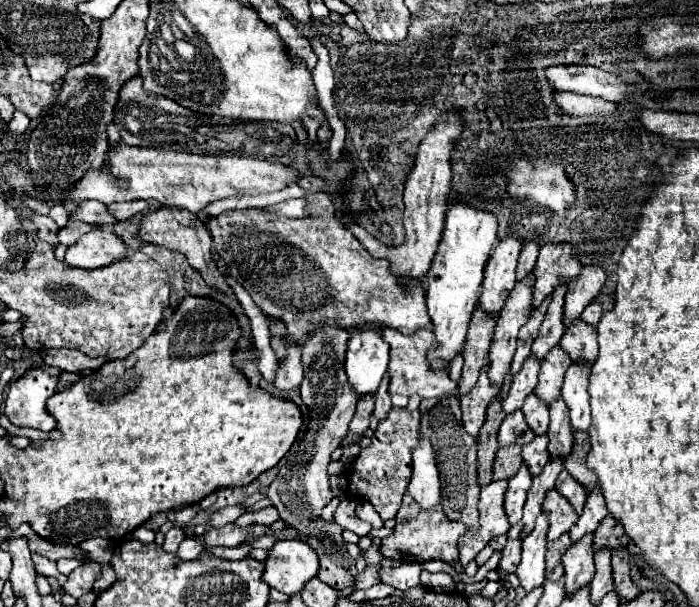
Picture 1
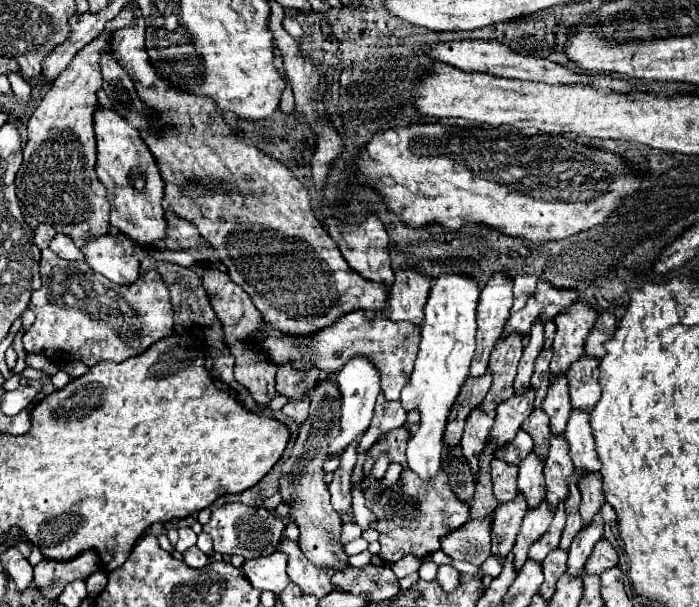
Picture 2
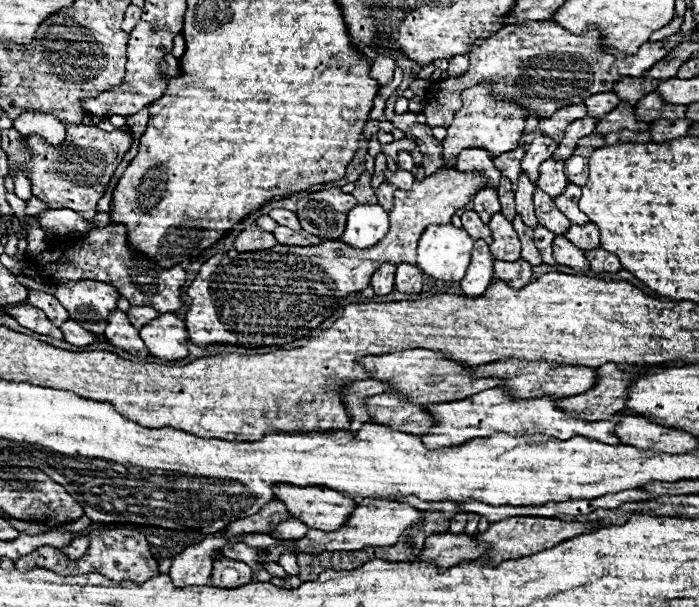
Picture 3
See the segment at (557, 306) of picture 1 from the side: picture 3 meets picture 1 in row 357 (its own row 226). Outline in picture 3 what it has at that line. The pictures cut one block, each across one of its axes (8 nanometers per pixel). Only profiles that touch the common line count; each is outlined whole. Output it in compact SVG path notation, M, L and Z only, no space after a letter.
M538 224L534 228L534 242L536 242L536 246L538 246L538 250L540 250L542 258L544 258L544 264L550 264L550 266L556 264L556 260L552 256L552 248L550 248L552 240L554 240L554 234L548 228L544 228L542 224Z

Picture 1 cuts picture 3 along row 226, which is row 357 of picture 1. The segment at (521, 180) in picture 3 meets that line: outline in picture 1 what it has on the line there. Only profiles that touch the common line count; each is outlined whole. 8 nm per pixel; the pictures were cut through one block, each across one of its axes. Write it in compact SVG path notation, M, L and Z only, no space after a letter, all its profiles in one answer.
M530 356L524 362L522 370L514 376L514 382L512 382L508 394L502 398L504 414L512 414L522 408L526 396L534 390L534 384L538 384L538 368L540 368L540 362L534 356Z

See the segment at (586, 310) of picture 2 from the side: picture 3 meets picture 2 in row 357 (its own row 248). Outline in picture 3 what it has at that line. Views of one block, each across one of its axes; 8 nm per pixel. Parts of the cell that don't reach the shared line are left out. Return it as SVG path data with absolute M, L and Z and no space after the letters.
M556 236L554 238L554 244L552 244L552 250L554 250L554 258L558 264L562 266L570 266L574 270L580 270L580 272L588 272L590 270L590 262L586 260L584 256L584 250L574 246L570 240L566 240L564 236Z

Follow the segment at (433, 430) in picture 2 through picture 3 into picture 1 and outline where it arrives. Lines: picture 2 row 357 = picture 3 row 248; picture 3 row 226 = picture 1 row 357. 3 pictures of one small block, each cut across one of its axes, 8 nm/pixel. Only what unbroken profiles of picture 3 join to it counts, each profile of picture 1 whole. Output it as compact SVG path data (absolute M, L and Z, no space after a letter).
M454 202L448 208L442 242L426 276L426 306L438 342L438 346L428 352L430 368L440 368L440 370L450 368L452 360L460 356L464 350L468 324L472 312L478 306L484 268L492 250L498 244L496 230L498 230L498 220L490 212L474 210L472 206L462 202Z

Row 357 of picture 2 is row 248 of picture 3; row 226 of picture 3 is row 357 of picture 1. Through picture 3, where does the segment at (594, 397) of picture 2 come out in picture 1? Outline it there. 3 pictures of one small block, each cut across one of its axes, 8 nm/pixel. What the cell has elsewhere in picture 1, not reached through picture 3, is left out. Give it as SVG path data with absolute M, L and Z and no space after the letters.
M576 320L574 326L568 332L564 332L560 346L570 354L572 362L574 360L586 360L588 364L592 364L594 358L598 358L596 330L582 320Z

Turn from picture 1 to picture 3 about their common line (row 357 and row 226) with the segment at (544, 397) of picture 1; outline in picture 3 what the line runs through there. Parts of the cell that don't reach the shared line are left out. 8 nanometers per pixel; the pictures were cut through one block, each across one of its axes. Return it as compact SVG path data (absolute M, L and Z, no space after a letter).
M536 190L534 208L536 208L536 216L538 216L542 226L552 230L554 234L566 234L566 230L570 226L570 220L566 220L566 216L562 216L562 212L558 212L558 208L554 204L554 198L550 198L542 190Z

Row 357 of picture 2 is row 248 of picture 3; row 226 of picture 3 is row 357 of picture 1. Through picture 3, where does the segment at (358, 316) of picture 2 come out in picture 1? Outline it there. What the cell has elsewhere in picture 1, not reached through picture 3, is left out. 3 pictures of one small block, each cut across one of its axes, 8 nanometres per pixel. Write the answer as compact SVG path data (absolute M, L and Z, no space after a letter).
M380 328L382 338L390 344L390 364L388 364L388 374L390 374L390 394L404 394L412 396L418 394L422 398L436 398L442 394L456 394L456 382L448 378L446 370L432 370L428 364L428 350L434 348L434 332L430 328L420 328L418 332L406 336L394 328Z

